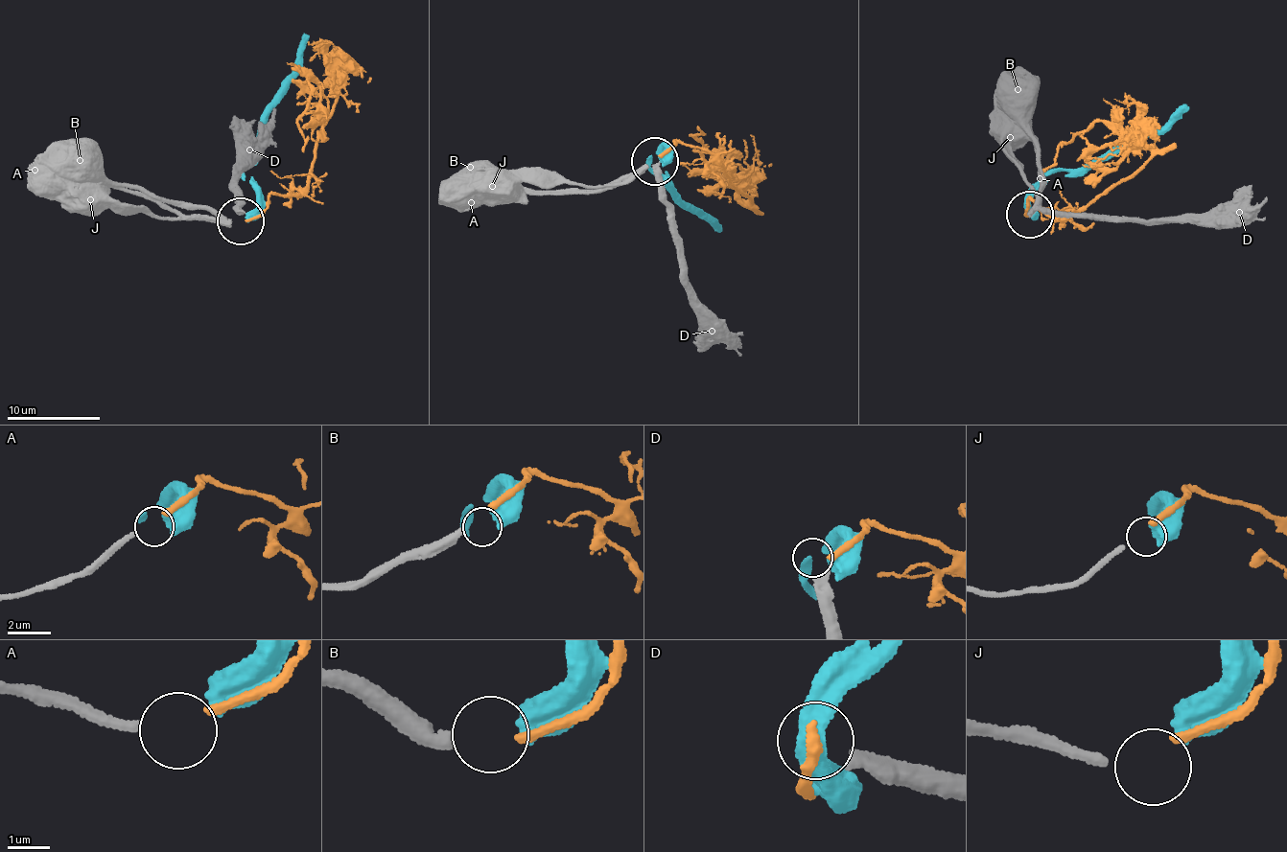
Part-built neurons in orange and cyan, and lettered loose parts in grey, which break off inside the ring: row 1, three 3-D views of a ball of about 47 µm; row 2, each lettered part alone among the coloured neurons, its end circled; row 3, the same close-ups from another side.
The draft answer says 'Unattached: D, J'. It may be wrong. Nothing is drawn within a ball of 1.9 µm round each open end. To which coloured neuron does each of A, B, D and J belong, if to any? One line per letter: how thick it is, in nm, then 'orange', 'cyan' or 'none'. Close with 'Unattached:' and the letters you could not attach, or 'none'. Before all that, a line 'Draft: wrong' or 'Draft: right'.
Draft: right
A: 240 nm | orange
B: 340 nm | cyan
D: 420 nm | none
J: 240 nm | none
Unattached: D, J

